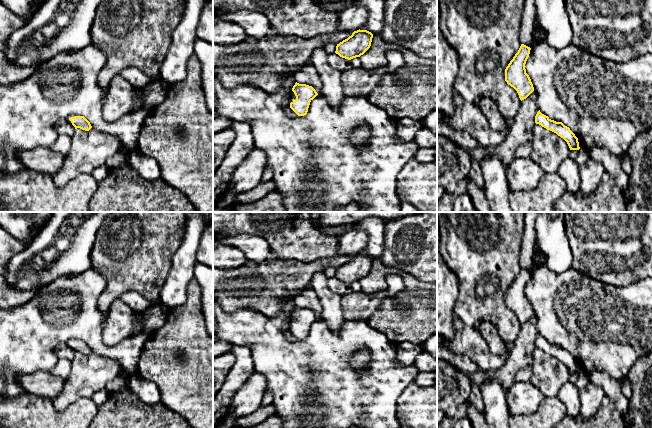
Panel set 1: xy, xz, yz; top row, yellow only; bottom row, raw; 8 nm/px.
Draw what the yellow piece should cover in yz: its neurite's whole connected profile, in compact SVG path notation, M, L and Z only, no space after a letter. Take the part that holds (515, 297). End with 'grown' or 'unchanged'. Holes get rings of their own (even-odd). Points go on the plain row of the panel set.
M521 268L518 276L505 293L505 305L517 315L521 325L534 315L531 303L525 293L530 274L530 271Z; unchanged

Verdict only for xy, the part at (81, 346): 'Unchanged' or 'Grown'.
Unchanged

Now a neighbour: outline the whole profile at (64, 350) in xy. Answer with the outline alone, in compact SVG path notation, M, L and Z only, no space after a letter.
M61 343L55 347L54 353L58 359L72 361L75 356L75 351L69 343Z

